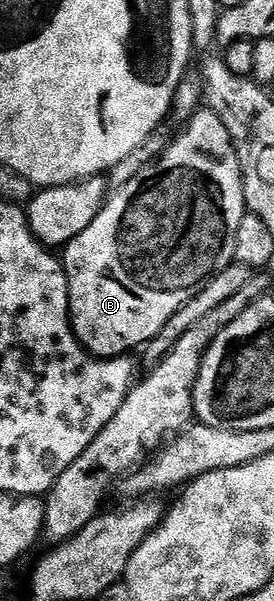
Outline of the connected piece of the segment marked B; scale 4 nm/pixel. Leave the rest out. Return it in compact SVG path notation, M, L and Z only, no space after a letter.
M198 109L184 129L179 137L172 138L156 162L106 200L95 223L83 235L64 246L73 330L94 357L124 357L132 354L132 349L148 345L179 307L190 301L214 273L232 265L237 256L235 235L239 235L239 223L247 212L241 156L223 119L213 109Z

